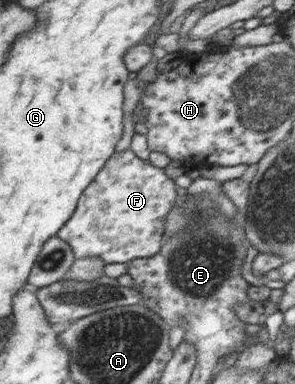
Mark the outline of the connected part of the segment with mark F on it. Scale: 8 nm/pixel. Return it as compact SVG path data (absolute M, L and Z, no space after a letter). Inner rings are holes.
M130 148L115 151L56 235L73 249L74 258L100 258L107 265L149 258L162 248L166 216L177 197L177 186L164 169L138 158Z

